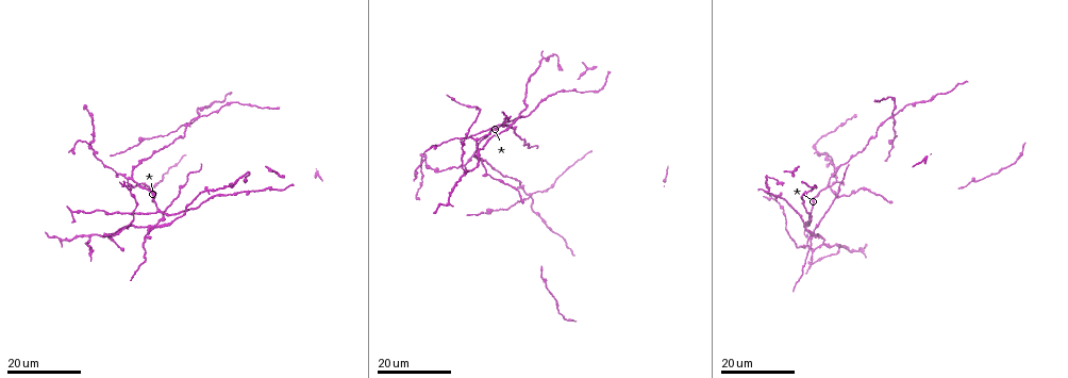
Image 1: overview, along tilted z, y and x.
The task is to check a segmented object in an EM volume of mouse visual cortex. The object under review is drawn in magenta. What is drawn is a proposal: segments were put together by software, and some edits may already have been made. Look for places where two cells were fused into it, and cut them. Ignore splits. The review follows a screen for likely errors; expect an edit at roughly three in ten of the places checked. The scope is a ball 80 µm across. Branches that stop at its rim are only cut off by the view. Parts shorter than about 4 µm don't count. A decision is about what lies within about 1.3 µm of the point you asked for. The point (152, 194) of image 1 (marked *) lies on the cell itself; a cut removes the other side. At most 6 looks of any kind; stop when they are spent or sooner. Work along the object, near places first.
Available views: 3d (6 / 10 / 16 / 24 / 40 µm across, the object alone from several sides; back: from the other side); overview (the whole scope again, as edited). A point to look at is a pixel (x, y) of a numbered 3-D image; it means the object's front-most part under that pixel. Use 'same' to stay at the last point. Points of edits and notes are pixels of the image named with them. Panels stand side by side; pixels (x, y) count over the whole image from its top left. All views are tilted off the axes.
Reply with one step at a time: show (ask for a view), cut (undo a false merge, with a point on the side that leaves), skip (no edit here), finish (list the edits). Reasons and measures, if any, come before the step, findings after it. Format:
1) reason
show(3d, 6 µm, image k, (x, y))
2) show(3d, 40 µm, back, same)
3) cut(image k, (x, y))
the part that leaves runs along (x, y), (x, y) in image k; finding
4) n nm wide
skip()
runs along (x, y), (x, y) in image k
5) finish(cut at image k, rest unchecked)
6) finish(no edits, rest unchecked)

a fork
show(3d, 16 µm, image 1, (174, 220))

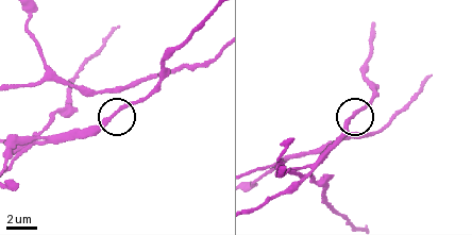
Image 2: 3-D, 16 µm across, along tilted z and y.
show(3d, 6 µm, image 2, (121, 109))

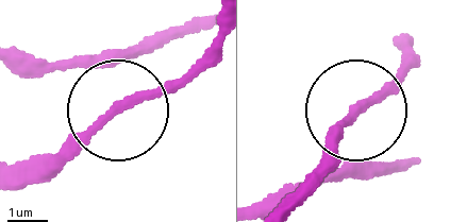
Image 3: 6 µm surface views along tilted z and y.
3 arms
skip()
runs along (254, 211), (337, 172), (356, 108), (407, 56) in image 3; all the same cell

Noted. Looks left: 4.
thin neck
show(3d, 24 µm, image 1, (128, 182))

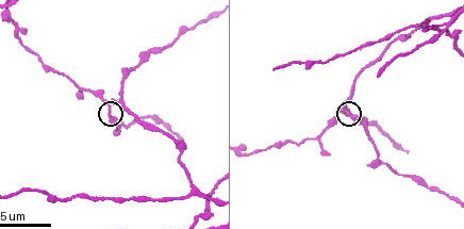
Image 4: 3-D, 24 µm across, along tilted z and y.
closer look
show(3d, 6 µm, image 4, (108, 110))

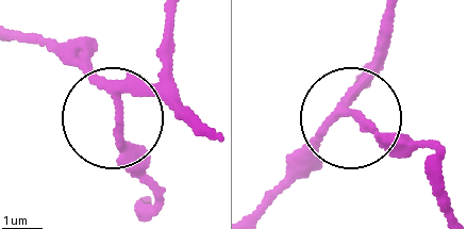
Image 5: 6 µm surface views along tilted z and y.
3 arms
skip()
runs along (396, 23), (350, 111), (433, 148) in image 5; all the same cell

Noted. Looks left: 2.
looks like a crossing
show(3d, 24 µm, image 1, (91, 143))

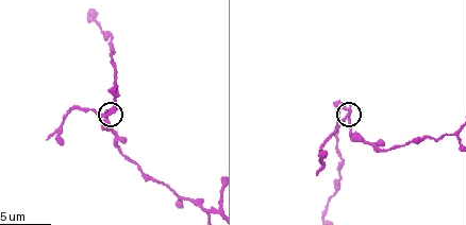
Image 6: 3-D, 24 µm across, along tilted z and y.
show(3d, 10 µm, image 6, (110, 114))

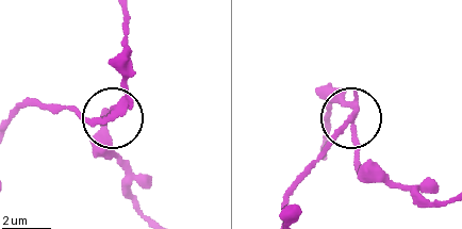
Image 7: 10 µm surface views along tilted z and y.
210 nm wide
cut(image 7, (91, 120))
the part that leaves runs along (122, 105), (97, 119), (33, 104), (13, 114) in image 7; a second cell is stuck on

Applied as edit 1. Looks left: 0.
finish(cut at image 7, rest unchecked)

